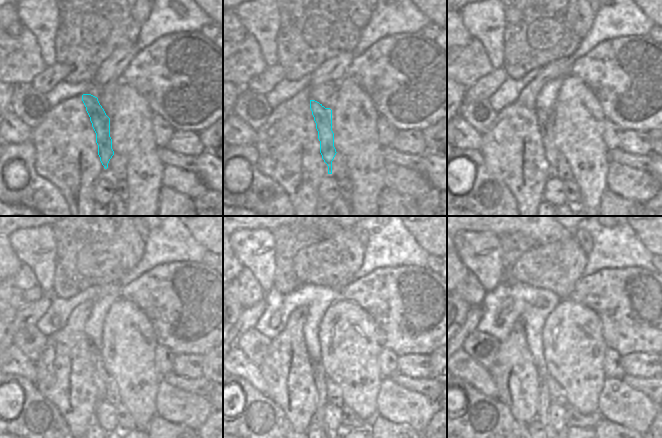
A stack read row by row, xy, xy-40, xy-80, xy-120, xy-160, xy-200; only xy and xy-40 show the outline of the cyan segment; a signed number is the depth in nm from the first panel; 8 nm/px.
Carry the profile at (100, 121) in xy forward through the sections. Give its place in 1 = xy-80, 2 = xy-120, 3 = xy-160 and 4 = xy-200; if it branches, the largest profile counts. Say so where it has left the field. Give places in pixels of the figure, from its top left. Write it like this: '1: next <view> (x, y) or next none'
1: next xy-80 (545, 121)
2: next xy-120 (100, 374)
3: next xy-160 (319, 374)
4: next xy-200 (542, 416)

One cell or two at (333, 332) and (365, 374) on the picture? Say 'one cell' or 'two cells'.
one cell

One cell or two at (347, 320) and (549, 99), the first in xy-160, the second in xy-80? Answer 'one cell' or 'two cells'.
two cells

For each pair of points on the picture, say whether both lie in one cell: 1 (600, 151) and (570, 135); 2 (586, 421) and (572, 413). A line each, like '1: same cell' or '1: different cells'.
1: same cell
2: same cell

